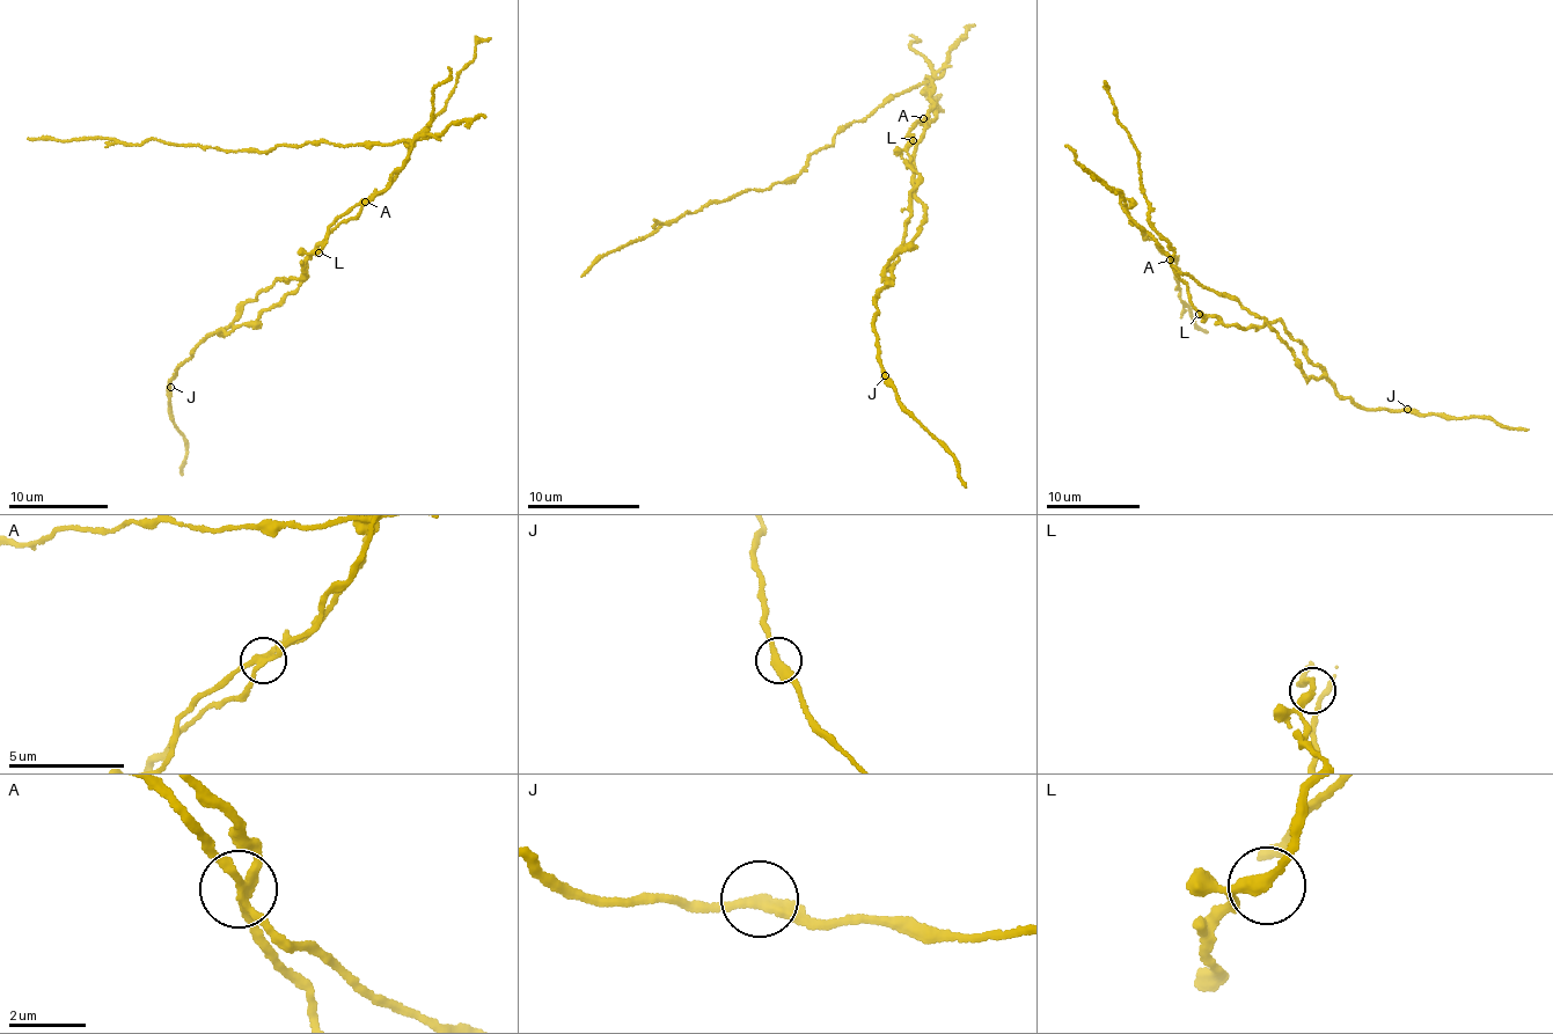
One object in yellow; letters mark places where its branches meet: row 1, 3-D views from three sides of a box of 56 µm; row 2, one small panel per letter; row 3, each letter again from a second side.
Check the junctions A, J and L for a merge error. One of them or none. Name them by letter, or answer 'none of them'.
A

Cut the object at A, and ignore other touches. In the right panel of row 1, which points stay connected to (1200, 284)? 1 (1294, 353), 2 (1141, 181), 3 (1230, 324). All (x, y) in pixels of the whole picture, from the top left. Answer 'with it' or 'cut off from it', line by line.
1: with it
2: cut off from it
3: cut off from it

